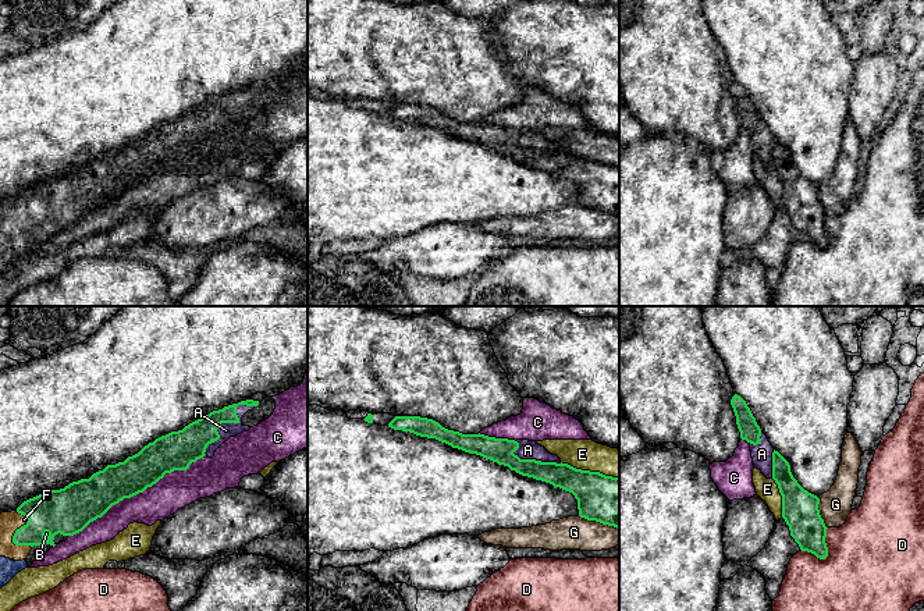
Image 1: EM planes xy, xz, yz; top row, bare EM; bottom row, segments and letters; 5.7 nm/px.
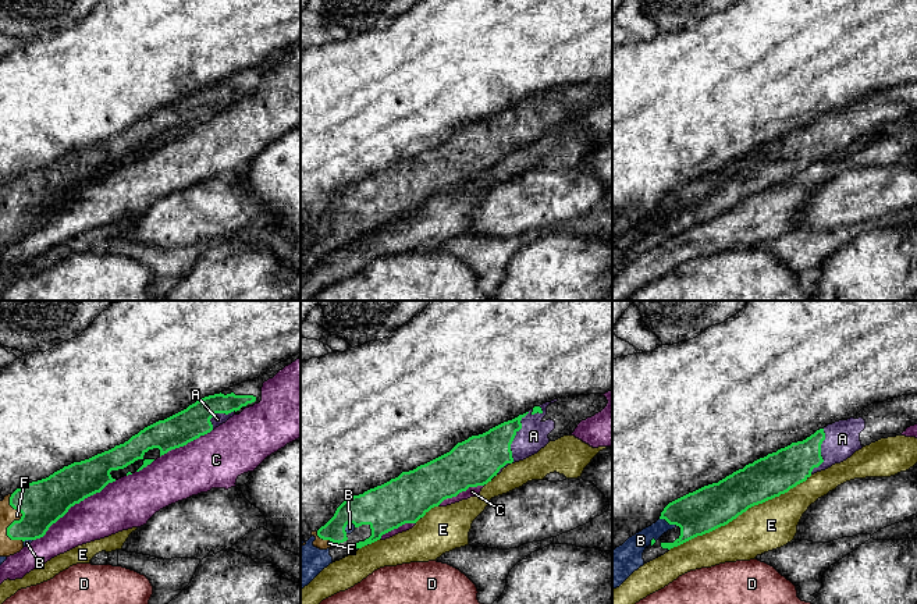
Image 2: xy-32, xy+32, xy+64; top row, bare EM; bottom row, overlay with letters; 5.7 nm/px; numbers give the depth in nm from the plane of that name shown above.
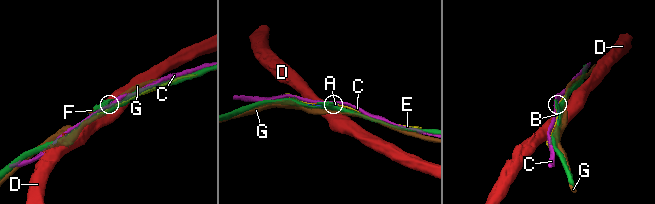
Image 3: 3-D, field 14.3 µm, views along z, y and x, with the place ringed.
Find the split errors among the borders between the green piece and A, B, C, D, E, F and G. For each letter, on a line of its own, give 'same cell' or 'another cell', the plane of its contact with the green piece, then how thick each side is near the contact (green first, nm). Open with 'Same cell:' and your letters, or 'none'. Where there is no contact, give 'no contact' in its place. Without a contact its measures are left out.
Same cell: none
A: another cell; meets green in xy; 190 nm thick on the green side, 90 nm on the other
B: another cell; meets green in xy; 280 nm thick on the green side, 20 nm on the other
C: another cell; meets green in xy; 220 nm thick on the green side, 200 nm on the other
D: another cell; meets green in yz; 200 nm thick on the green side, 500 nm on the other
E: another cell; meets green in xz; 280 nm thick on the green side, 180 nm on the other
F: another cell; meets green in xy; 240 nm thick on the green side, 110 nm on the other
G: another cell; meets green in yz; 220 nm thick on the green side, 180 nm on the other

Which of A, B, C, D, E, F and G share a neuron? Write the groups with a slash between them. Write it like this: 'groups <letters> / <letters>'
groups A B F / C / D / E / G

